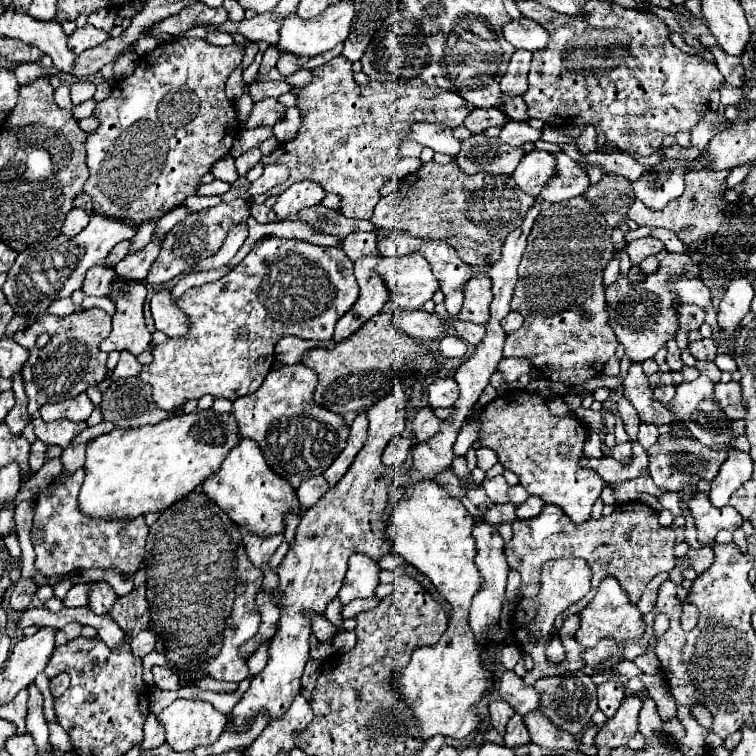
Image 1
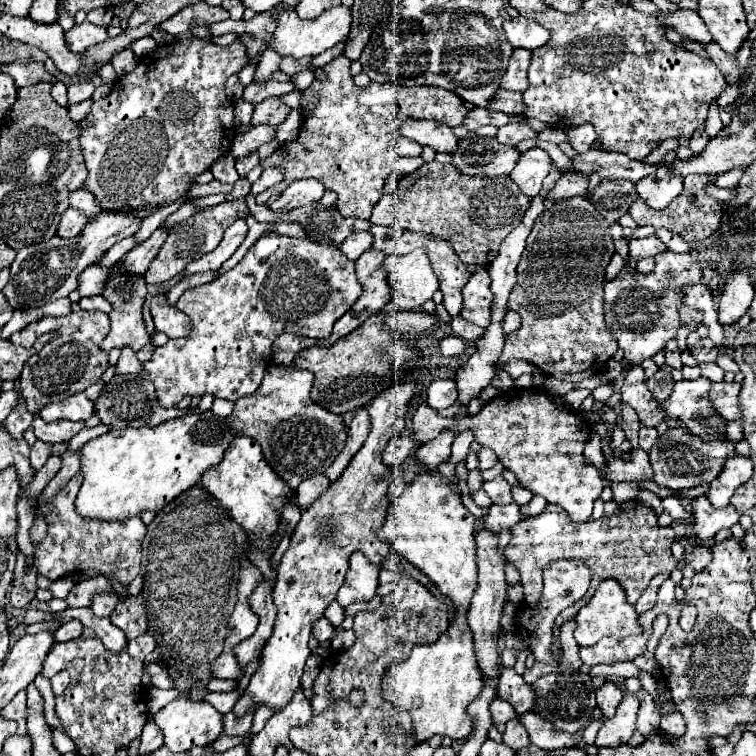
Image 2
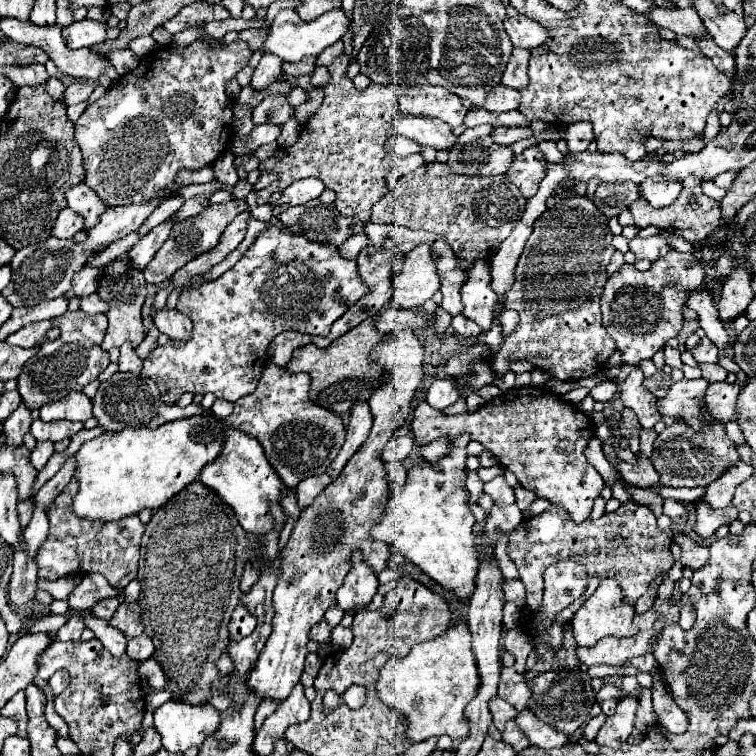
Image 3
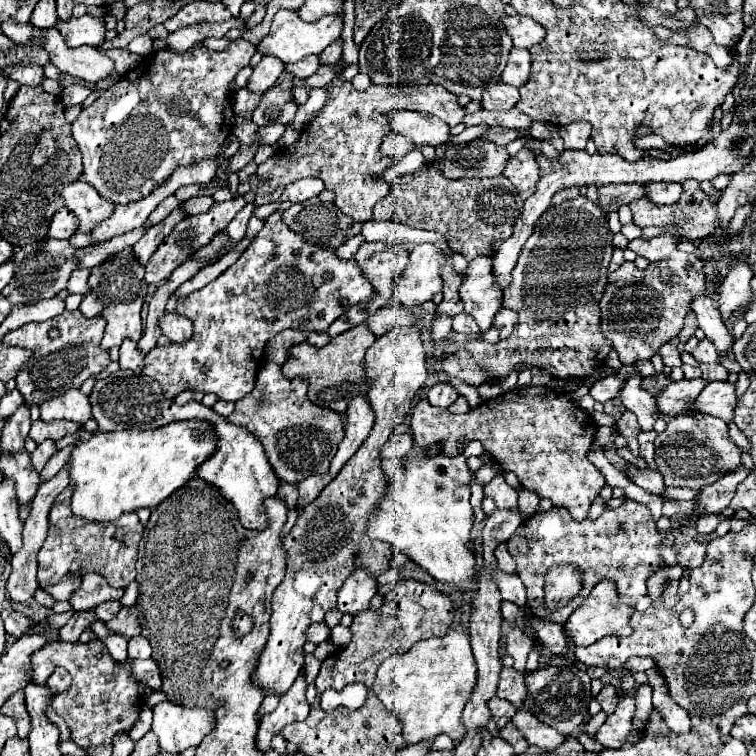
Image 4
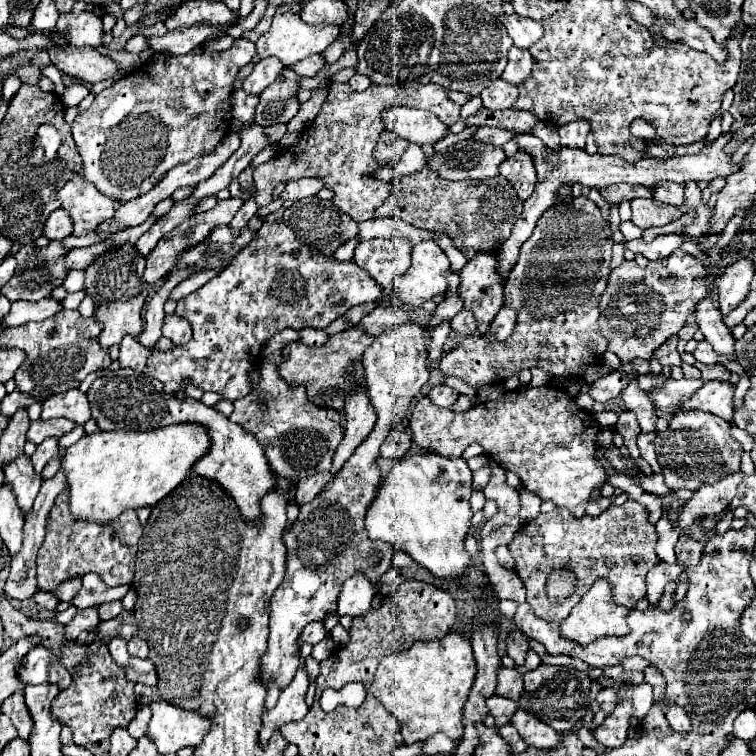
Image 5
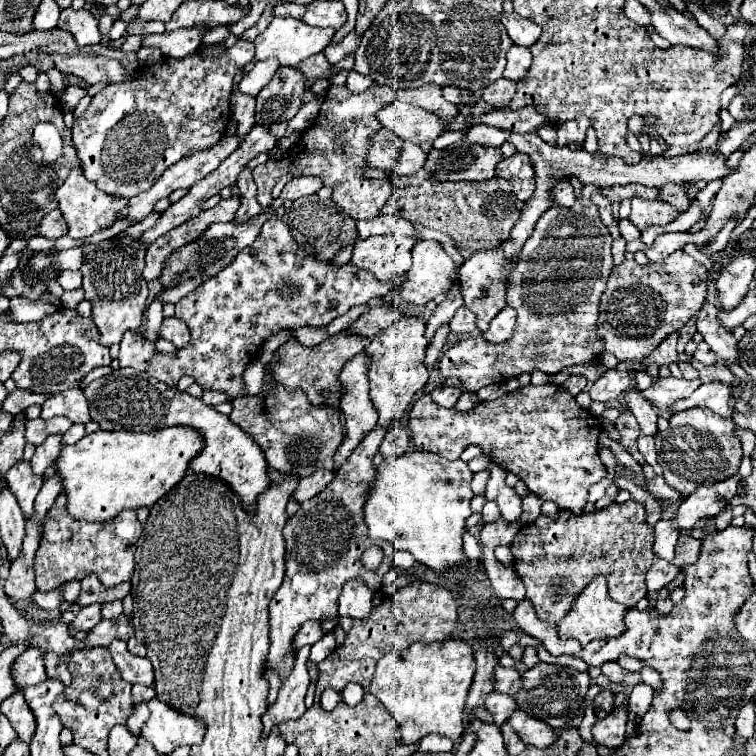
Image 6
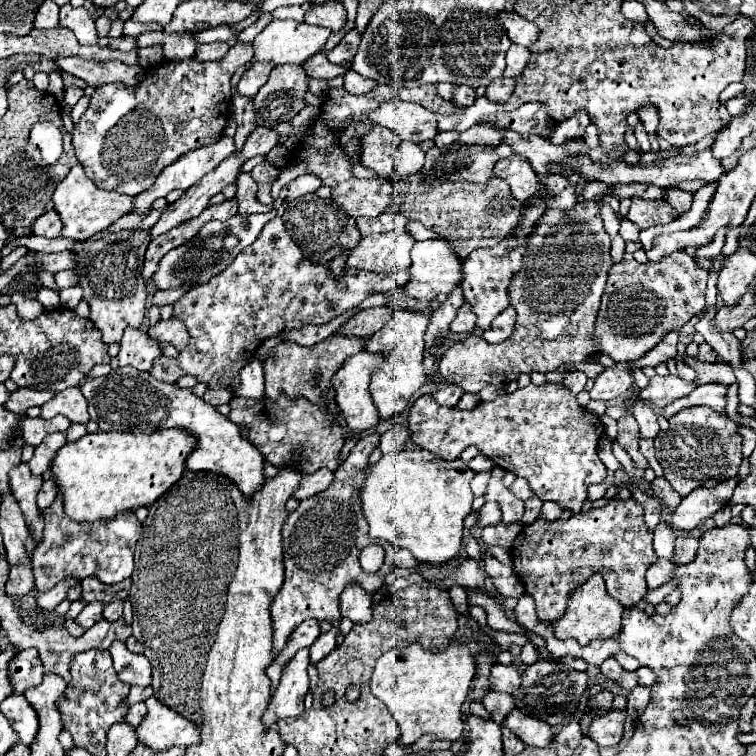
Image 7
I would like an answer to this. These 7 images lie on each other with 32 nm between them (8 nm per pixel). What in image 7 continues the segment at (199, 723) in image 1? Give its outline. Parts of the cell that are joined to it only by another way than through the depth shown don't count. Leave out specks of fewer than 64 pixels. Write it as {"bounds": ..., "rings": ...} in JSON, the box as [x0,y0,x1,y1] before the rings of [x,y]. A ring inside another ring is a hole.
{"bounds":[138,696,200,752],"rings":[[[154,696],[146,700],[148,716],[138,726],[138,740],[146,742],[156,752],[168,750],[172,746],[200,744],[200,728],[192,720],[170,710]]]}

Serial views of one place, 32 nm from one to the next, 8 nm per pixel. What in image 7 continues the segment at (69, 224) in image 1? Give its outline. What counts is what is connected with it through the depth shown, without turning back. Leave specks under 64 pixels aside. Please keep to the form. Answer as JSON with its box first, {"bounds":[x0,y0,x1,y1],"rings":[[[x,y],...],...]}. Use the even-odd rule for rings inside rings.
{"bounds":[32,210,62,238],"rings":[[[56,210],[46,212],[44,216],[40,216],[34,226],[32,226],[34,234],[44,236],[44,238],[58,238],[62,232],[62,224],[60,224],[60,216]]]}

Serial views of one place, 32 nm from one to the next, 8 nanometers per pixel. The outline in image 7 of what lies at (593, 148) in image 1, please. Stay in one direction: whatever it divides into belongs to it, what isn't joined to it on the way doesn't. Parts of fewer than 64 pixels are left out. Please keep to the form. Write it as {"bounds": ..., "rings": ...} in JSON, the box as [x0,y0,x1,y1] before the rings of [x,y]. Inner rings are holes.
{"bounds":[552,112,590,144],"rings":[[[576,112],[572,118],[568,118],[556,126],[552,142],[564,144],[564,140],[576,140],[576,136],[584,136],[584,130],[588,124],[590,124],[590,118],[584,116],[584,112]]]}

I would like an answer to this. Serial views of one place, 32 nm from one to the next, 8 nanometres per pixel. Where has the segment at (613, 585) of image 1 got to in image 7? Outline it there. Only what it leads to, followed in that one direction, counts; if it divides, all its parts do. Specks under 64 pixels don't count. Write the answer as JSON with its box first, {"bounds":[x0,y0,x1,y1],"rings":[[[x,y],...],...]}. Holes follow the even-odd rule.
{"bounds":[554,574,624,646],"rings":[[[594,574],[584,586],[580,586],[578,590],[572,592],[566,614],[554,622],[554,632],[556,632],[556,638],[560,638],[560,640],[574,638],[582,646],[586,646],[588,642],[592,642],[596,638],[616,636],[622,630],[622,614],[624,614],[624,606],[618,600],[614,600],[612,596],[608,596],[604,578]]]}

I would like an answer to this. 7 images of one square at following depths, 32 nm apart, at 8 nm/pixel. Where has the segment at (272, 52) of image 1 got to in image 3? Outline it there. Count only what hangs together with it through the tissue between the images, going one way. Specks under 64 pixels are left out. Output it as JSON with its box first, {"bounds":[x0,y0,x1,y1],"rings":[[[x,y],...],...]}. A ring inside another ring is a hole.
{"bounds":[250,54,282,88],"rings":[[[262,54],[262,60],[254,68],[254,76],[250,84],[254,88],[266,88],[270,82],[276,80],[280,72],[282,72],[282,60],[276,54]]]}

